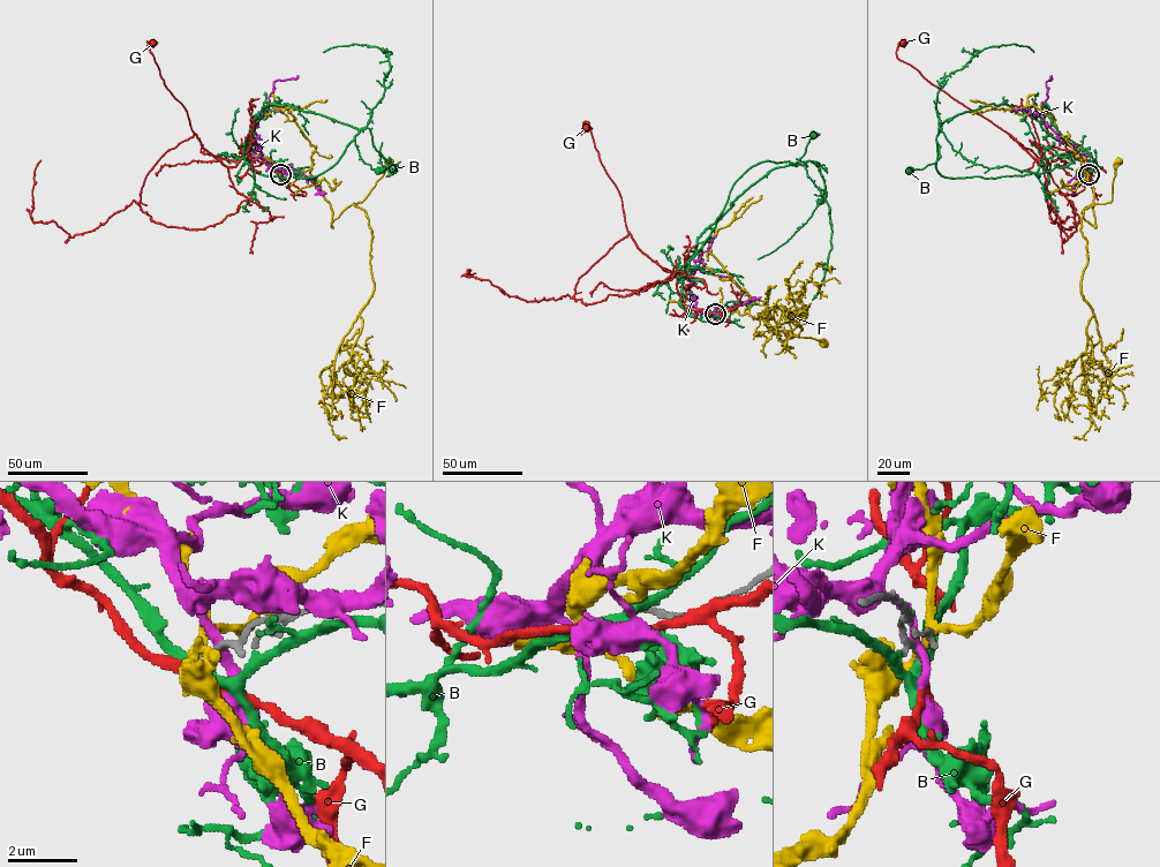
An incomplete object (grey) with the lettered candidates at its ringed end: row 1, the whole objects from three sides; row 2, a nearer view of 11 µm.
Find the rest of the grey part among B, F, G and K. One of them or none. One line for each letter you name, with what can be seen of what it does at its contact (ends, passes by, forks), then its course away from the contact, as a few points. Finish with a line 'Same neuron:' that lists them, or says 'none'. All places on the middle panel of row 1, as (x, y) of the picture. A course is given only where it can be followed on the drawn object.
G: it passes by | via (715, 314), (686, 308), (677, 266), (672, 271), (661, 268), (637, 247), (588, 127)
Same neuron: G

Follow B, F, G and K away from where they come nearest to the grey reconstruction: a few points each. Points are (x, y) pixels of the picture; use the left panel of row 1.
B: (280, 174), (247, 146), (254, 120), (269, 104), (287, 104), (356, 128), (359, 156), (378, 171)
F: (280, 174), (290, 185), (301, 174), (311, 176), (330, 203), (332, 227), (347, 206), (363, 201), (389, 161)
G: (280, 174), (243, 146), (238, 163), (226, 167), (202, 146), (159, 74), (150, 51), (153, 43)
K: (280, 174), (261, 156), (255, 142), (255, 125), (266, 111), (273, 82), (296, 76)

